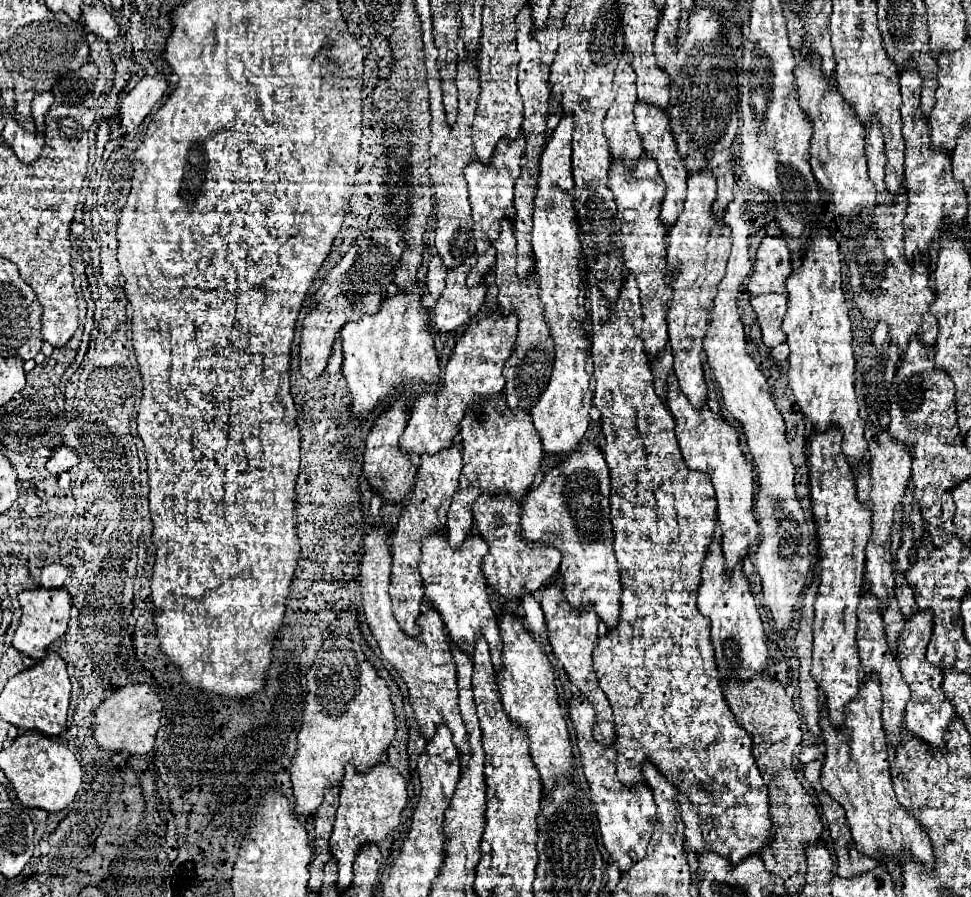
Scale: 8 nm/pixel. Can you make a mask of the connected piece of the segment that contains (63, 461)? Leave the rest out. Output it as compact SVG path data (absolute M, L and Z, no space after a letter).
M58 446L58 448L52 450L52 456L50 456L46 468L48 468L50 474L58 476L58 474L70 470L72 466L76 466L78 462L80 462L80 458L78 458L78 452L74 448L70 448L70 446Z

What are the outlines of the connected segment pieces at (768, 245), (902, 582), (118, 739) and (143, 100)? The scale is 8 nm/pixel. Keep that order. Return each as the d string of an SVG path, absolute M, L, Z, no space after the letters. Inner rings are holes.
M766 236L756 252L756 264L748 282L752 296L760 294L786 294L786 280L790 276L790 252L786 242L776 236Z
M896 572L896 590L894 592L896 592L902 616L906 620L912 618L912 614L916 612L916 602L914 602L914 594L912 594L912 588L908 586L908 580L906 580L904 572Z
M124 686L118 688L110 698L106 698L94 712L94 738L102 750L108 752L128 752L128 754L148 754L154 746L154 736L162 718L162 702L158 694L146 686Z
M154 74L154 76L144 76L122 100L120 106L120 118L122 124L126 126L126 130L134 130L148 114L150 110L156 106L156 102L164 96L166 92L166 80L162 74Z

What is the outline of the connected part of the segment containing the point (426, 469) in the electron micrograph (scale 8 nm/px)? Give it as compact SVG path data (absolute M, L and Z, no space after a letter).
M454 444L446 450L440 450L434 456L424 454L422 464L418 468L418 482L408 498L408 504L404 506L404 512L398 520L396 532L392 534L392 576L390 576L390 598L394 602L394 618L398 620L400 628L412 636L418 638L420 628L416 624L418 616L422 614L422 578L418 572L418 560L420 560L420 546L424 536L442 532L446 526L446 514L450 508L450 502L454 498L454 492L458 488L458 478L462 472L462 446Z

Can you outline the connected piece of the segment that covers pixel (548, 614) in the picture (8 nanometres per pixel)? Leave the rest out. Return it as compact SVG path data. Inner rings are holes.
M550 584L548 590L542 592L540 596L540 604L544 610L544 618L546 618L546 628L548 628L548 636L550 636L550 644L552 650L556 654L556 658L562 662L570 682L574 686L578 686L578 690L584 694L584 698L594 706L596 710L596 728L594 728L594 738L598 740L598 744L602 746L614 746L614 722L612 722L612 708L608 698L602 694L602 688L598 686L598 678L596 672L592 668L592 652L596 648L598 642L598 618L592 610L588 612L576 612L572 614L572 608L568 606L564 594L560 588L556 588L556 584Z

